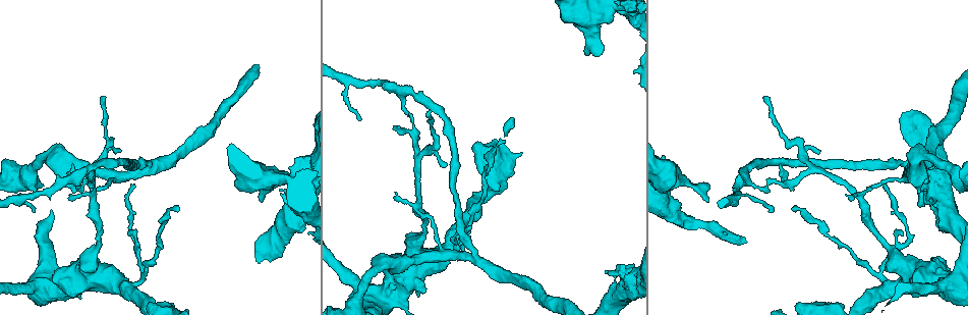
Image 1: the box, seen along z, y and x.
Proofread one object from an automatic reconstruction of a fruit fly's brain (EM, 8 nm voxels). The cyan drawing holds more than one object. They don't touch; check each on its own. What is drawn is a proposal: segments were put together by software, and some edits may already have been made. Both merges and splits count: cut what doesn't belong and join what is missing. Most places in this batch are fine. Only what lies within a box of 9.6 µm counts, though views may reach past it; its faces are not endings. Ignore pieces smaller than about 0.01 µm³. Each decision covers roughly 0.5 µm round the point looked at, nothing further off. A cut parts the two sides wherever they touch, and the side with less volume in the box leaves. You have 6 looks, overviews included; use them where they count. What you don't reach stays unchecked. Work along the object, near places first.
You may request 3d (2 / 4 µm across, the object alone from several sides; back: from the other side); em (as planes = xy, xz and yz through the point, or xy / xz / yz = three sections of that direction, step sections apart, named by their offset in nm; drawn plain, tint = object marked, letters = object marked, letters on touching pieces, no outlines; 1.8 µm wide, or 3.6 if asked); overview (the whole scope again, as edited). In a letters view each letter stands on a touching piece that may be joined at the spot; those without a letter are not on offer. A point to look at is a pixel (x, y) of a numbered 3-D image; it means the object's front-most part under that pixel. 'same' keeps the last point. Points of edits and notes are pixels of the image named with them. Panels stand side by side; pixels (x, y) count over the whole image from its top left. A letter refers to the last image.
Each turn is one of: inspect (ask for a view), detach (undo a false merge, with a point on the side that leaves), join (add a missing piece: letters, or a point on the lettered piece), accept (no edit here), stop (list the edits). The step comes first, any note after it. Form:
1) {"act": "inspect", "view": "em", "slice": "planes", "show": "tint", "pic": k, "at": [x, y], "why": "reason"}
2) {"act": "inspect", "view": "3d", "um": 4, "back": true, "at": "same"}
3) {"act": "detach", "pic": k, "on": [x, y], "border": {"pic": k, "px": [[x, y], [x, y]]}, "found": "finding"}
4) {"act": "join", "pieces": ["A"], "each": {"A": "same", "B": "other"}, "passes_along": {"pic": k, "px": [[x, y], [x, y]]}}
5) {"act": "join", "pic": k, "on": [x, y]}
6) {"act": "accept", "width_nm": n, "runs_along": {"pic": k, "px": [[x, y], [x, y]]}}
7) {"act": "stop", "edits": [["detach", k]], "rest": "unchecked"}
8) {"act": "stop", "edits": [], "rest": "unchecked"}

{"act": "inspect", "view": "3d", "um": 4, "back": true, "pic": 1, "at": [887, 287], "why": "side arm on a straight run"}

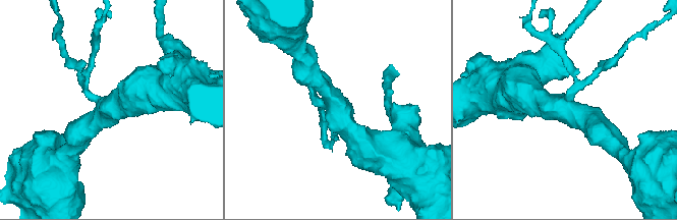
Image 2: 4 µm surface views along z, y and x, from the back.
{"act": "inspect", "view": "em", "slice": "xz", "step": 16, "show": "tint", "pic": 2, "at": [334, 107]}

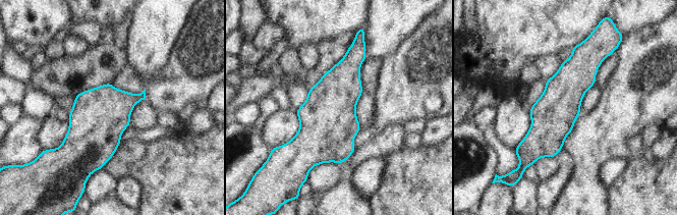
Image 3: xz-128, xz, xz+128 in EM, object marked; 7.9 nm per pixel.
{"act": "inspect", "view": "em", "slice": "planes", "show": "letters", "at": "same"}

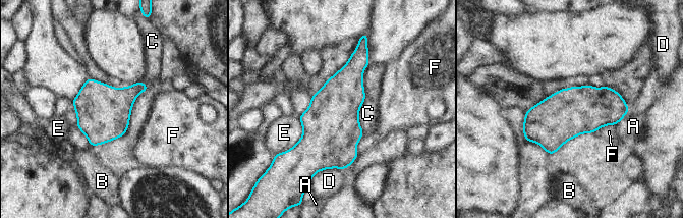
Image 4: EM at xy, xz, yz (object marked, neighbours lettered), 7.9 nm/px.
{"act": "accept", "width_nm": 380, "longest_contact_nm": ["C", 440], "each": {"A": "other", "B": "other", "C": "other", "D": "other", "E": "other", "F": "other"}, "found": "all the same neuron"}

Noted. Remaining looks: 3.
{"act": "inspect", "view": "em", "slice": "yz", "step": 4, "show": "tint", "pic": 1, "at": [861, 199], "why": "three-way junction"}

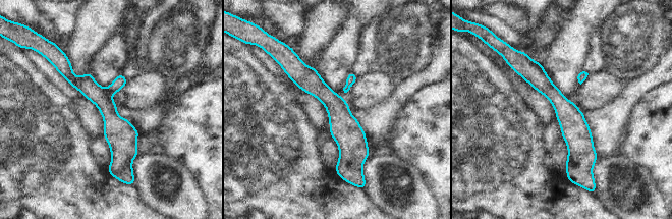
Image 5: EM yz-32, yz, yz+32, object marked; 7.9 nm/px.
{"act": "inspect", "view": "em", "slice": "planes", "show": "letters", "at": "same"}

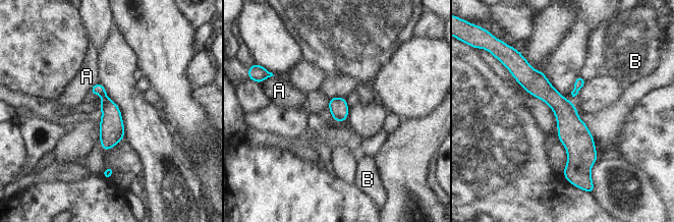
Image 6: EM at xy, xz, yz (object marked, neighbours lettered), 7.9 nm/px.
{"act": "detach", "pic": 6, "on": [98, 89], "width_nm": 150, "each": {"A": "other", "B": "other"}, "border": {"pic": 6, "px": [[106, 96], [103, 98]]}, "found": "a second neuron is stuck on"}

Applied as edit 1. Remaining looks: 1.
{"act": "stop", "edits": [["detach", 6]], "rest": "unchecked"}

